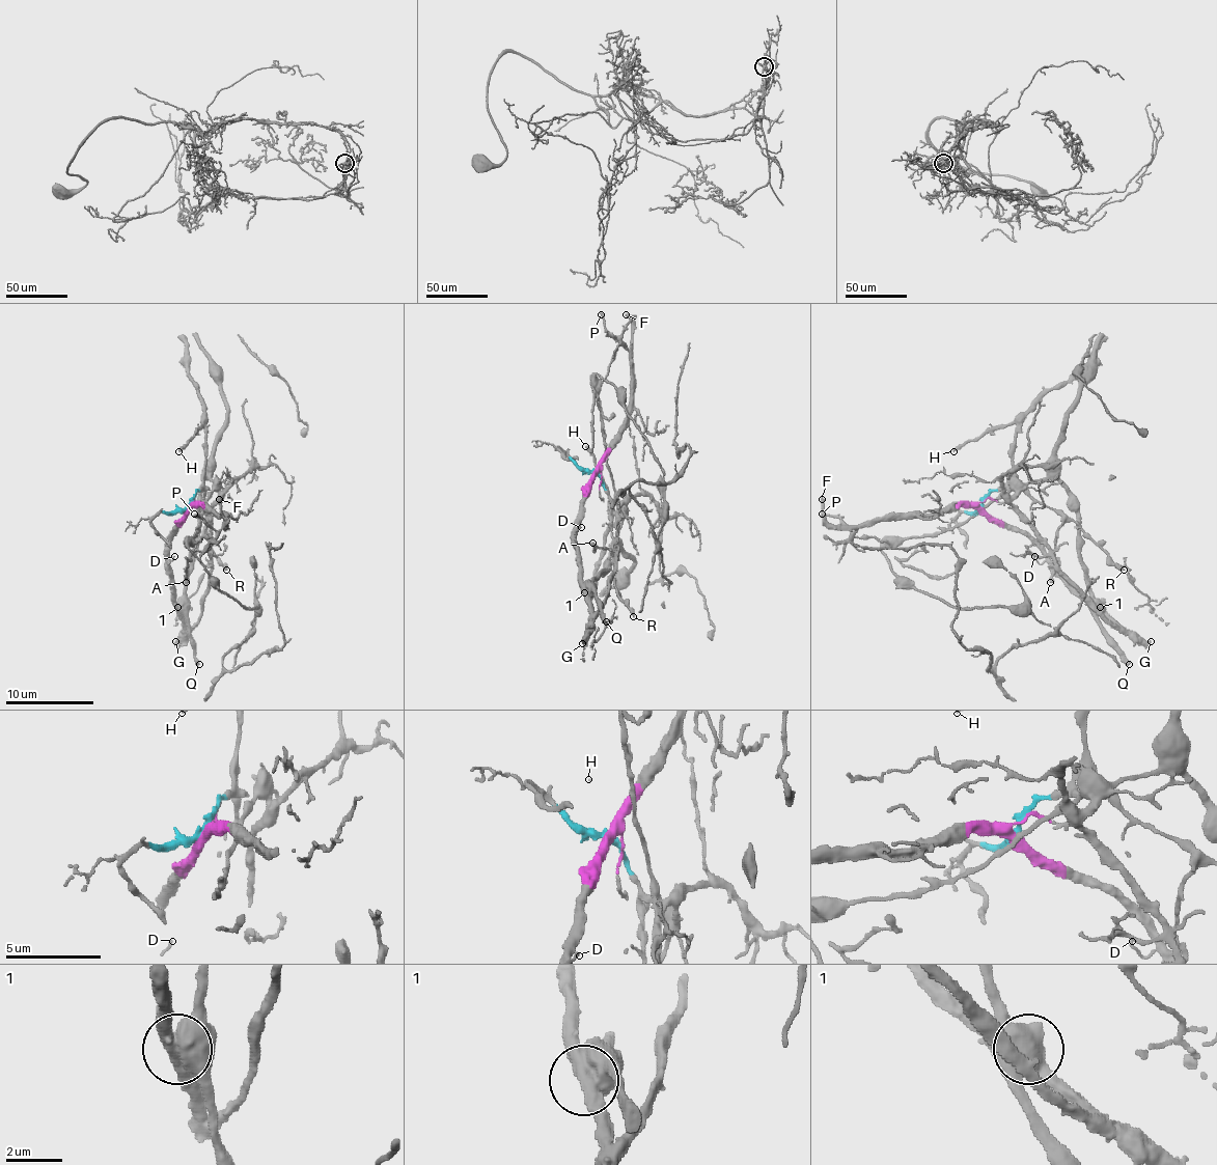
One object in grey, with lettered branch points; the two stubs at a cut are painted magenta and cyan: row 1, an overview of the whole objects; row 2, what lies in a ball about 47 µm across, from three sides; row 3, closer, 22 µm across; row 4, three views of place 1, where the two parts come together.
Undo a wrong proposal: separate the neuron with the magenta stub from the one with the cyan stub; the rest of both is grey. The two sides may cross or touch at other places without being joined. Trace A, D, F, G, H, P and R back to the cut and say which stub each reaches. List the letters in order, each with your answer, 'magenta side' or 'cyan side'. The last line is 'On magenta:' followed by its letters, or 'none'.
A: cyan side
D: magenta side
F: magenta side
G: magenta side
H: cyan side
P: magenta side
R: cyan side
On magenta: D, F, G, P

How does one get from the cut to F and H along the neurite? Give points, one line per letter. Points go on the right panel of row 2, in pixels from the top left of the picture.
F: (980, 509), (945, 507), (922, 516), (865, 520), (858, 525), (830, 525), (821, 498)
H: (980, 509), (983, 500), (998, 489), (1012, 471), (1016, 424), (1000, 424), (965, 440), (953, 451)

